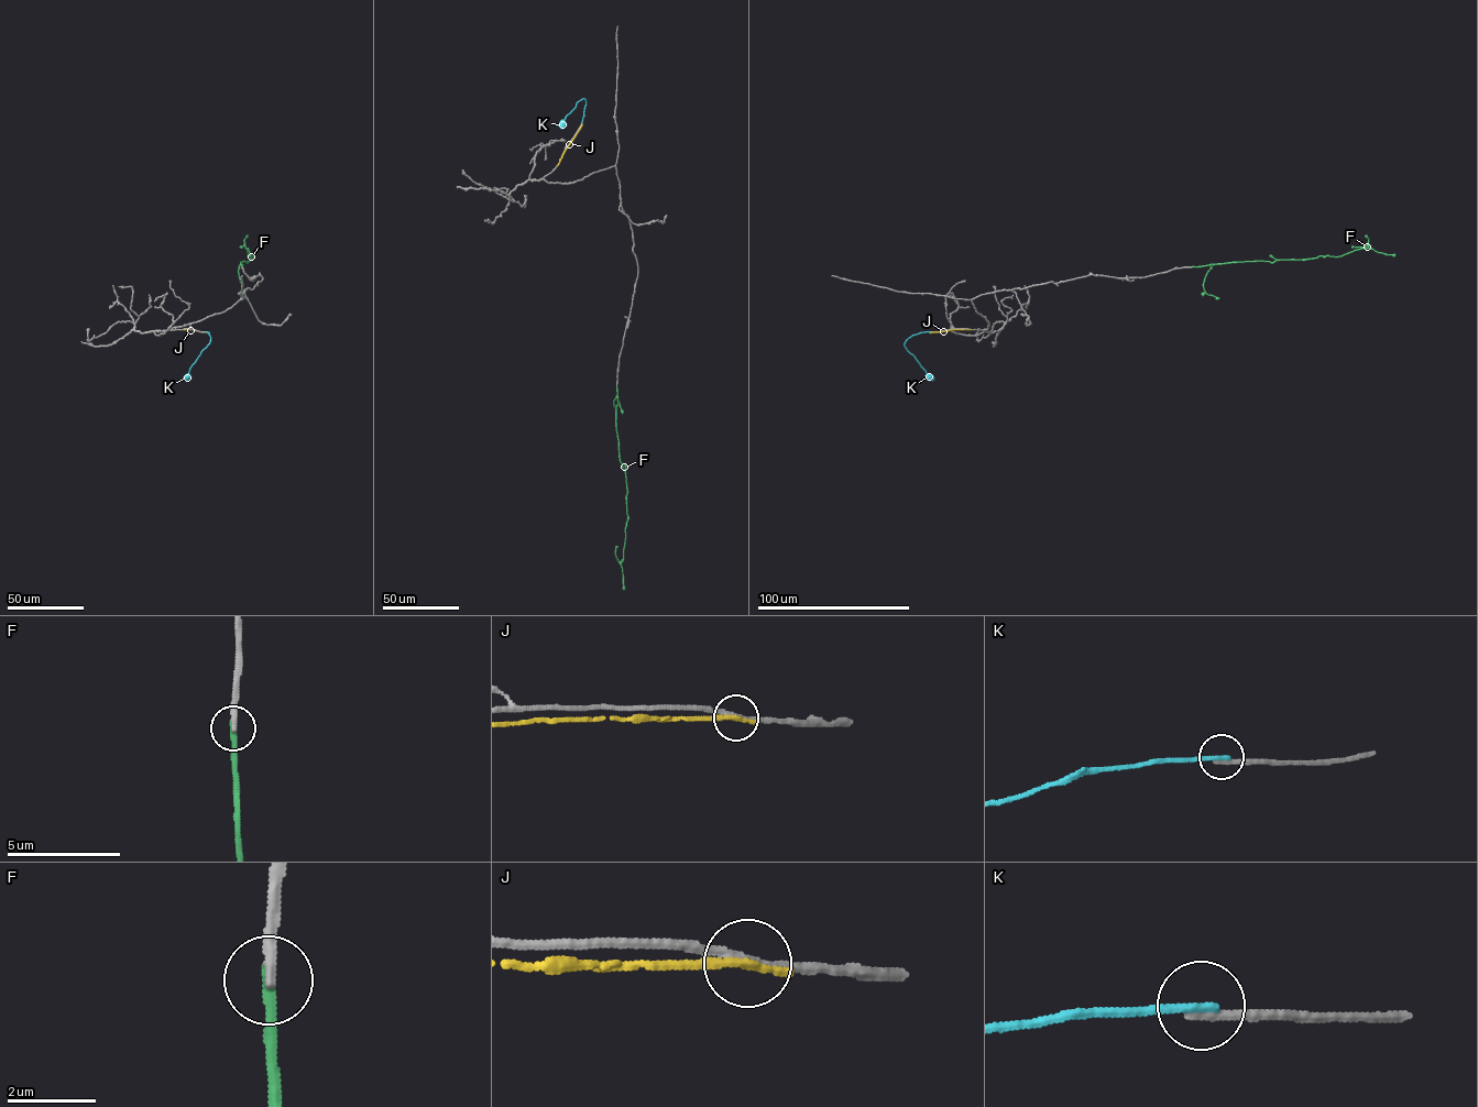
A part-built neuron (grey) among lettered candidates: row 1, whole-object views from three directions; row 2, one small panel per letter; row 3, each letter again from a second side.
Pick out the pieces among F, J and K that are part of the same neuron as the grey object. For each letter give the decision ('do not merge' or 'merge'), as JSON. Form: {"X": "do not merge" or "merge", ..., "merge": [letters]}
{"F": "do not merge", "J": "do not merge", "K": "do not merge", "merge": []}

